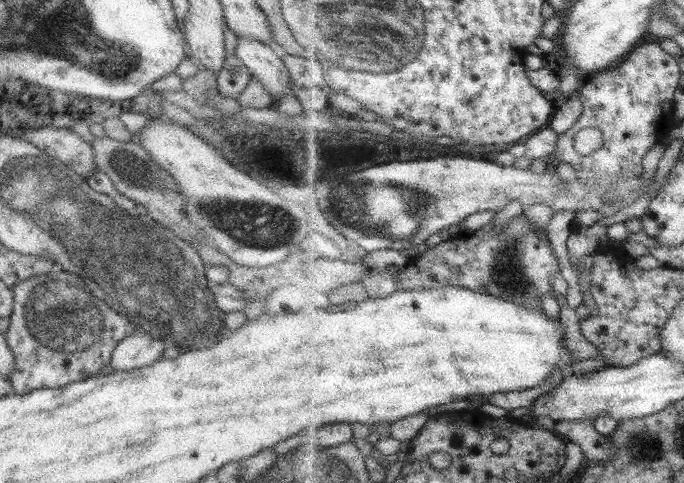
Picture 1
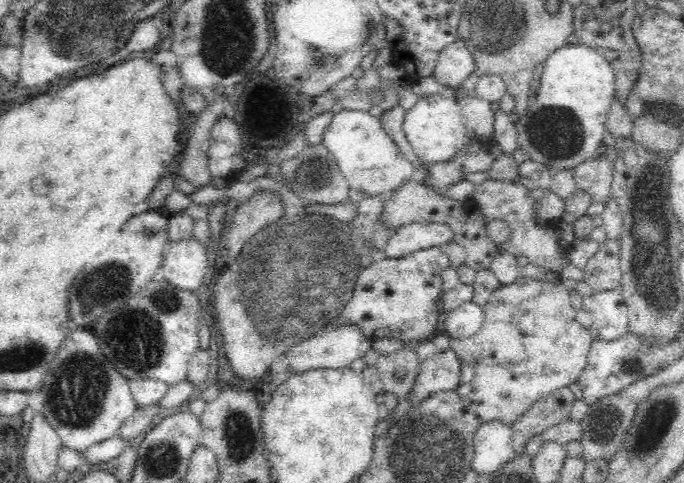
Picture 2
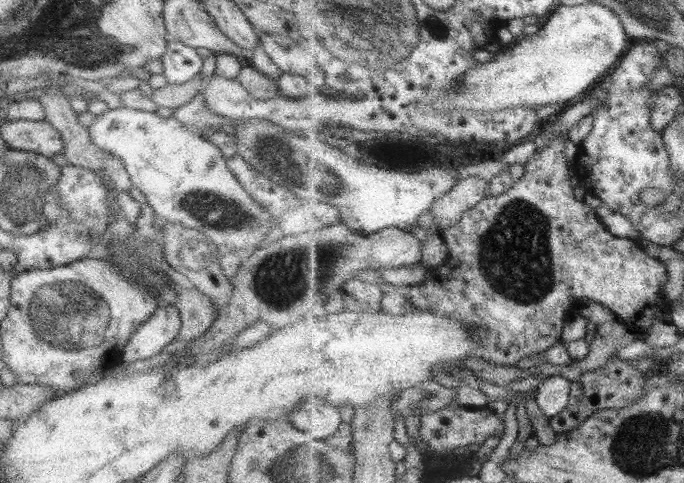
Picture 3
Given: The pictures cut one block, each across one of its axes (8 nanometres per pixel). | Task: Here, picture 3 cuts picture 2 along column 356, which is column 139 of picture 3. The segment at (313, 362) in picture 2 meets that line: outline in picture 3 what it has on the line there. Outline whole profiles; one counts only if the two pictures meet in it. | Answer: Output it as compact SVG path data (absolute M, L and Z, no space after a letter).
M172 304L158 305L149 318L131 333L126 340L122 353L118 356L121 362L130 363L134 360L146 359L159 354L163 346L172 342L180 327L180 312Z

